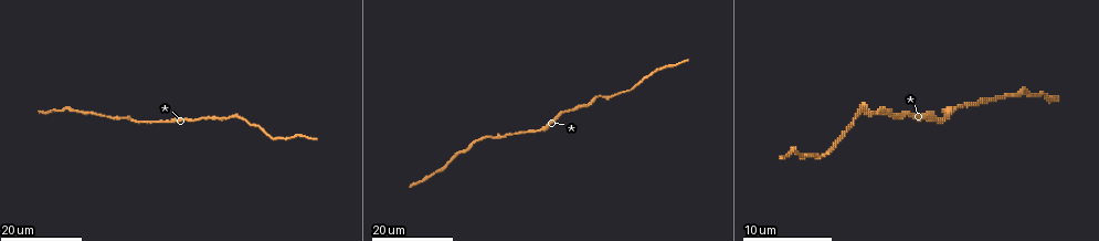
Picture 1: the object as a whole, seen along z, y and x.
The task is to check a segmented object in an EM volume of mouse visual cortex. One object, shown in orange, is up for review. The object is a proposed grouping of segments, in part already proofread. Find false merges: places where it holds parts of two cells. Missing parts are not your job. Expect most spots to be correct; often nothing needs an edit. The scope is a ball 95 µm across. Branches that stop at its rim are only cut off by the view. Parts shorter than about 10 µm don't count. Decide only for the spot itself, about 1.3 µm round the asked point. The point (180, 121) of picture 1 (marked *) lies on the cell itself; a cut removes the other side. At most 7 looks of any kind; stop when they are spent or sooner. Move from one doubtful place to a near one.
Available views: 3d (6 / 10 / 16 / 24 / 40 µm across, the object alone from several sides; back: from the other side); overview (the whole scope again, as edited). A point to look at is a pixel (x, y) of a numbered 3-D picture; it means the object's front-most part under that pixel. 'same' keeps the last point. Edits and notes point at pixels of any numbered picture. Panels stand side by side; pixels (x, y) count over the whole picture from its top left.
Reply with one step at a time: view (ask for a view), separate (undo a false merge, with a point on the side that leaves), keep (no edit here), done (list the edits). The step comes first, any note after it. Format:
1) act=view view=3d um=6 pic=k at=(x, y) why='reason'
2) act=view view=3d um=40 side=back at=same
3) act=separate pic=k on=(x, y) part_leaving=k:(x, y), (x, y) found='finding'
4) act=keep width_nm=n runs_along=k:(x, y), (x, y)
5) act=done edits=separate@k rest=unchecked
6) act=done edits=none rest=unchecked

act=view view=3d um=24 pic=1 at=(112, 118) why='thick turns thin'

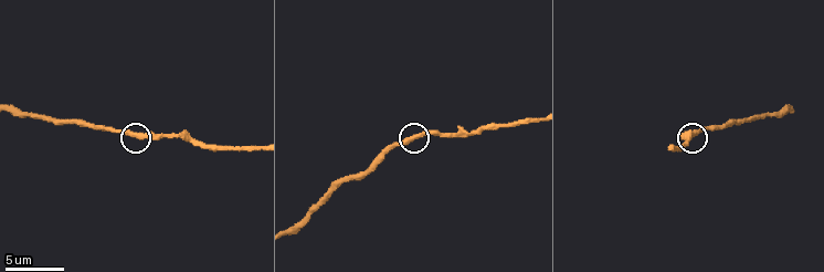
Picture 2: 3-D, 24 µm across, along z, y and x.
act=view view=3d um=6 pic=2 at=(411, 140) why='closer look'

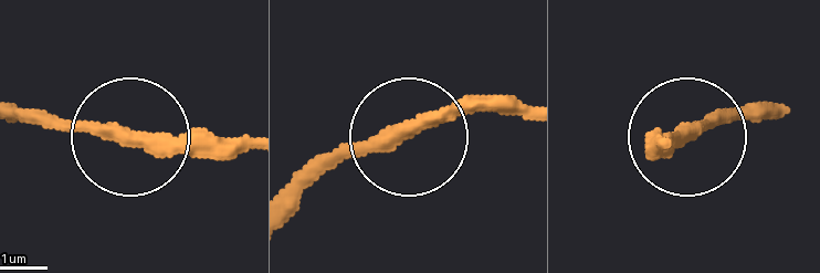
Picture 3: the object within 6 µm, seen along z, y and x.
act=keep runs_along=3:(522, 111), (439, 111), (332, 150), (300, 178) found='continuous, no second cell'

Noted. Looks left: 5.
act=view view=3d um=16 pic=1 at=(224, 117) why='thick turns thin'

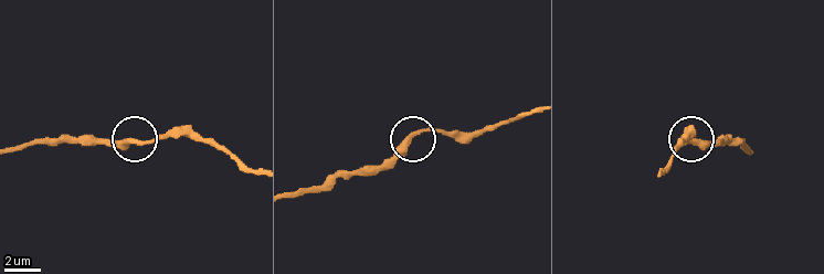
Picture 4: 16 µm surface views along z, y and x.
act=view view=3d um=6 pic=4 at=(130, 139)

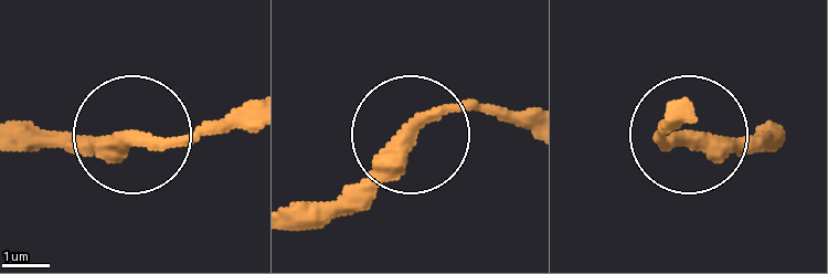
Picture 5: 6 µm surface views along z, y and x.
act=keep width_nm=340 runs_along=5:(300, 230), (418, 130), (466, 111), (526, 111) found='all the same cell'

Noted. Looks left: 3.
act=view view=3d um=16 pic=1 at=(241, 119) why='sudden change in width'

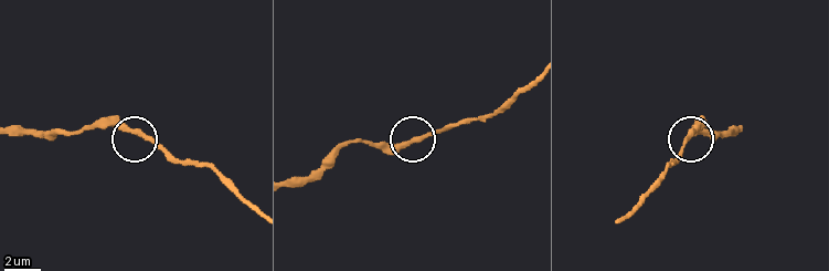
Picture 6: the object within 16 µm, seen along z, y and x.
act=view view=3d um=10 pic=6 at=(691, 131)

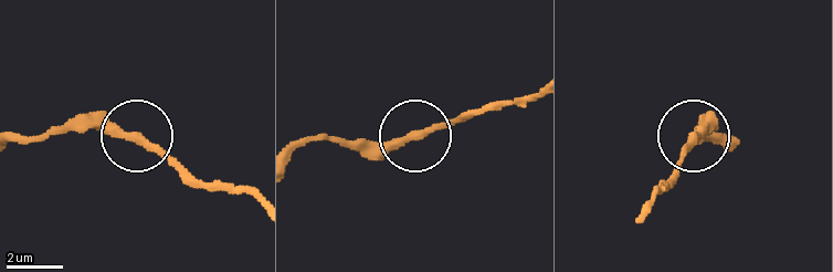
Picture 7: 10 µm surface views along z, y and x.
act=keep found='all the same cell'

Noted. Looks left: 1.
act=done edits=none rest=unchecked

